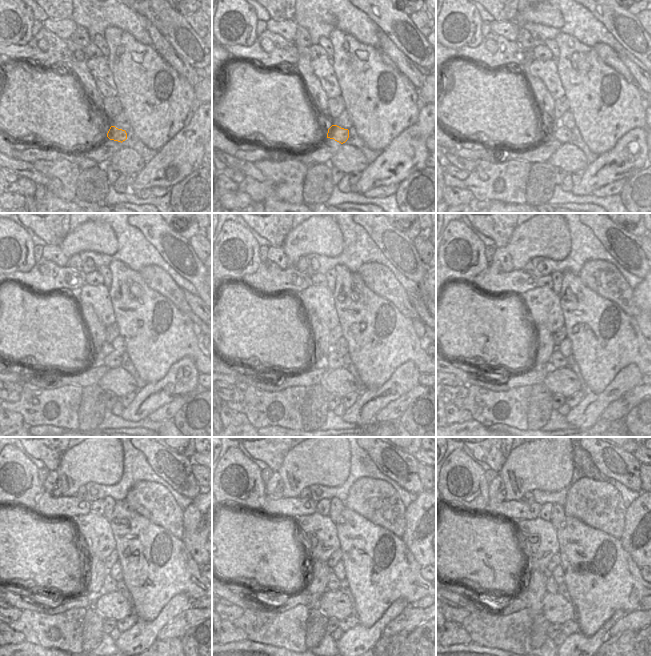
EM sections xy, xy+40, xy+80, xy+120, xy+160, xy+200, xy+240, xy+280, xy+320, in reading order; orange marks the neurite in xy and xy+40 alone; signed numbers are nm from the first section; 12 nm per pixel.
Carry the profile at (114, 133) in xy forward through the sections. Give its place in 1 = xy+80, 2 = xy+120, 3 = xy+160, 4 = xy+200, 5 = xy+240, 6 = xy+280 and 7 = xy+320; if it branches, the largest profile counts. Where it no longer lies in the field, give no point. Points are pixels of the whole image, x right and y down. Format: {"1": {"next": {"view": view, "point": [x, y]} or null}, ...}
{"1": {"next": {"view": "xy+80", "point": [562, 134]}}, "2": {"next": {"view": "xy+120", "point": [111, 359]}}, "3": {"next": {"view": "xy+160", "point": [334, 360]}}, "4": {"next": {"view": "xy+200", "point": [557, 360]}}, "5": {"next": {"view": "xy+240", "point": [109, 586]}}, "6": {"next": {"view": "xy+280", "point": [333, 584]}}, "7": {"next": {"view": "xy+320", "point": [552, 587]}}}

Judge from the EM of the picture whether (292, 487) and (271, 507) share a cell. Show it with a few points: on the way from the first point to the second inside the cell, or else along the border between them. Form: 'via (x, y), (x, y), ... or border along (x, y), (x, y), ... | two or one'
border along (298, 496), (283, 498) | two

